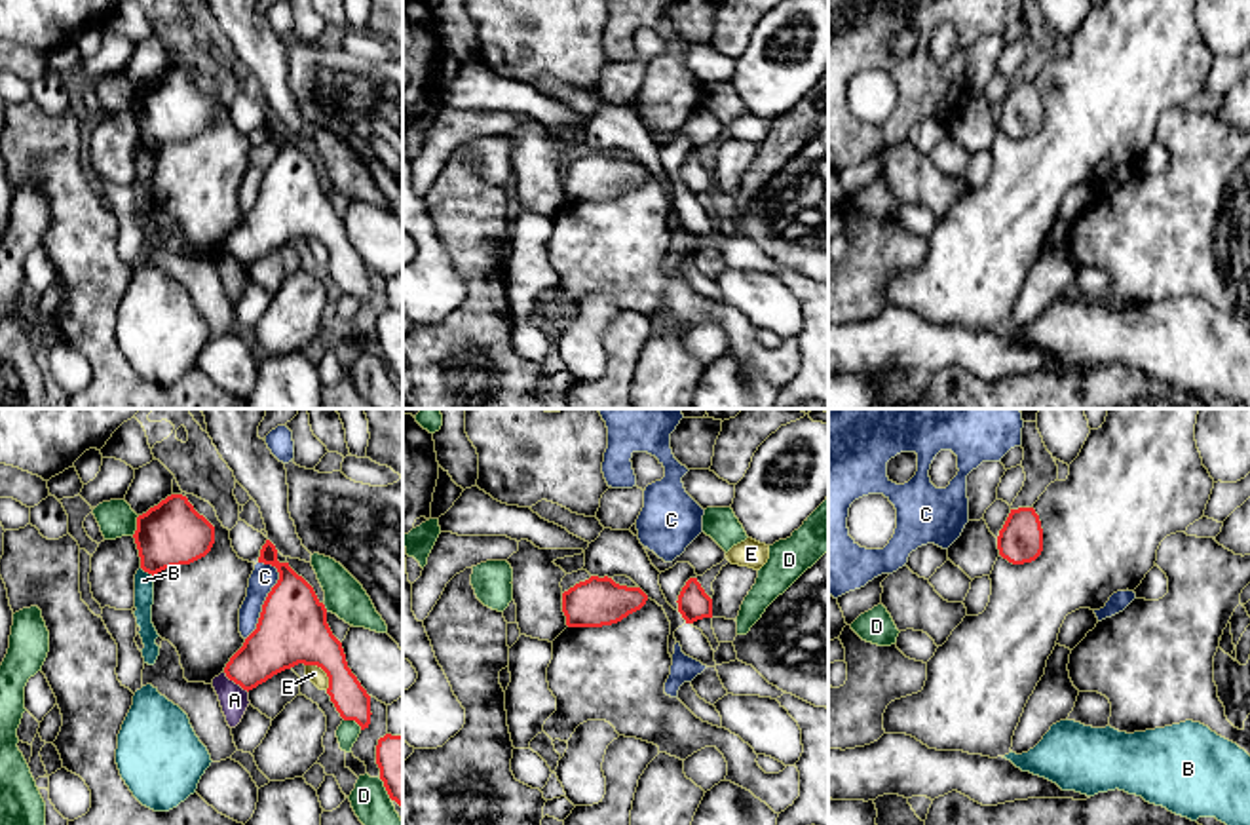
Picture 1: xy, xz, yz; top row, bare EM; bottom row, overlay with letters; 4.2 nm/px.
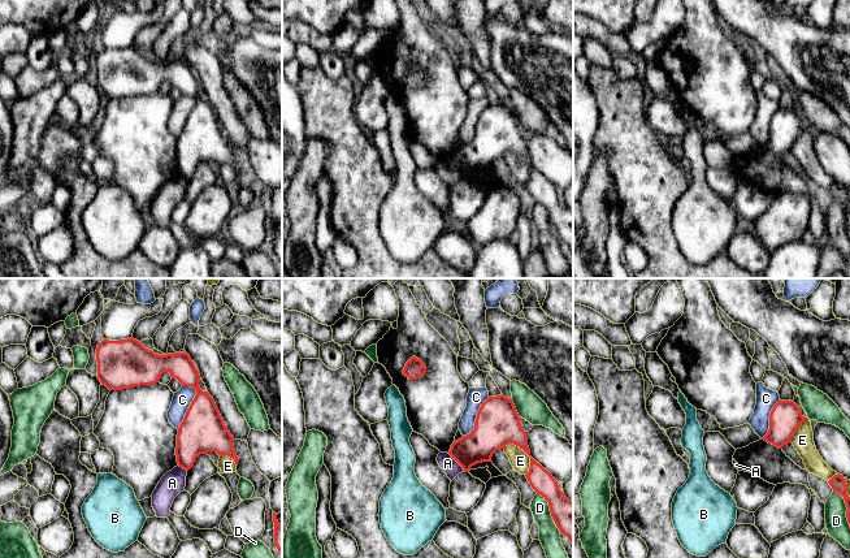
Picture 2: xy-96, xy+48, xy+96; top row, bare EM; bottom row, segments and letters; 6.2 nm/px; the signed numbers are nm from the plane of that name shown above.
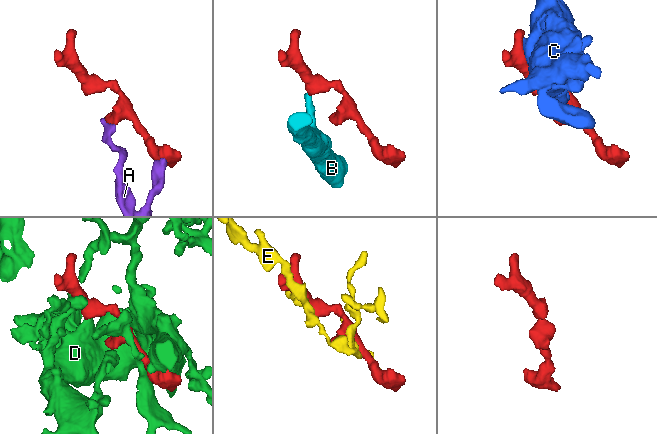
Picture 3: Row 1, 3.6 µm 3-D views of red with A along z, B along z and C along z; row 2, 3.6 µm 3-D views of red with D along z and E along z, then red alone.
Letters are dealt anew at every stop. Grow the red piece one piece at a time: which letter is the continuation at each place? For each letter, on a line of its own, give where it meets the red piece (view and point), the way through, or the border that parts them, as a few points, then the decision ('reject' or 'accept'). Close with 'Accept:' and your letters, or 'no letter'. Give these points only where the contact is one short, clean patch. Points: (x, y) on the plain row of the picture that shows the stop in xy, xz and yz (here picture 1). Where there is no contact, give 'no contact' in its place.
A: contact xy (236, 257); reject
B: contact xy (147, 145); border xy (141, 141), (152, 151); reject
C: contact xy (265, 175); reject
D: contact xy (137, 99); reject
E: contact xy (323, 244); reject
Accept: no letter

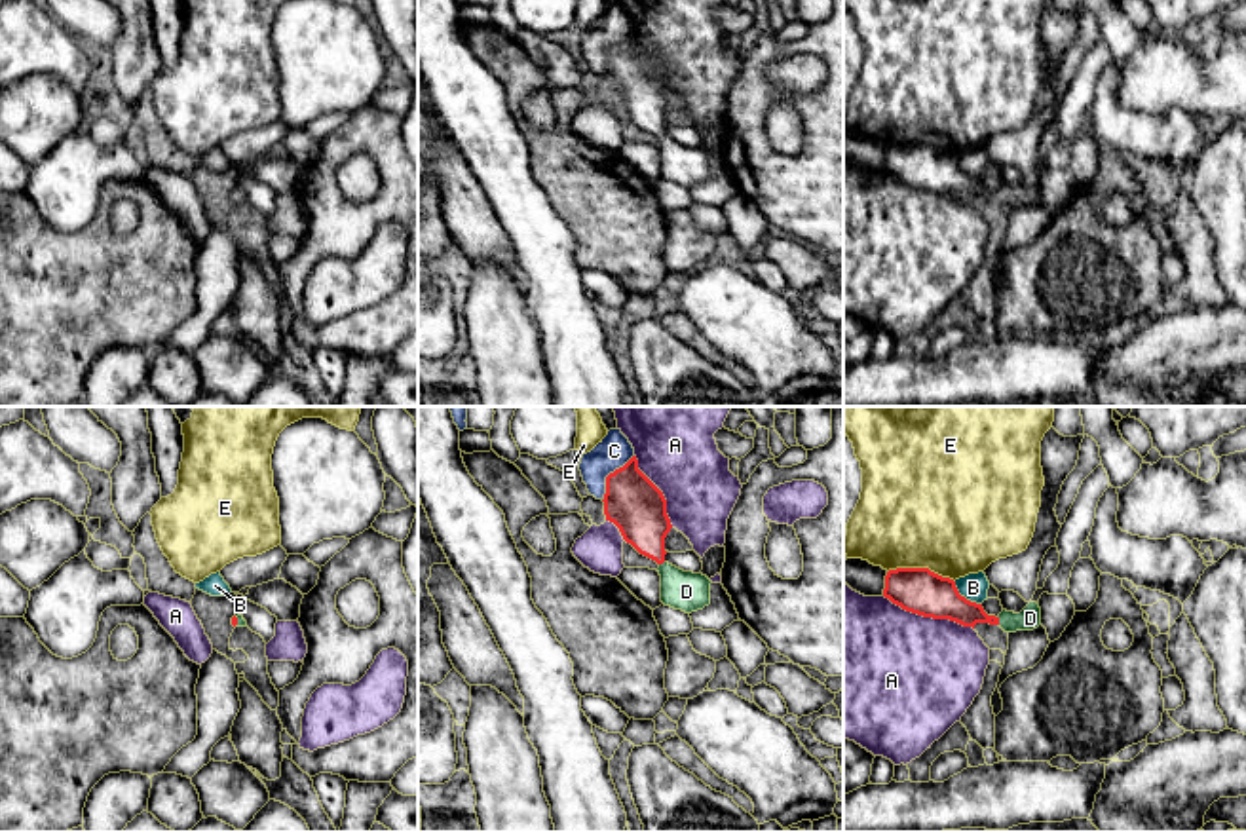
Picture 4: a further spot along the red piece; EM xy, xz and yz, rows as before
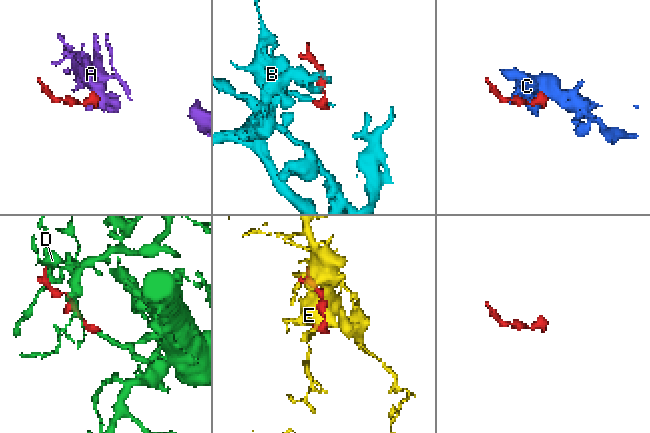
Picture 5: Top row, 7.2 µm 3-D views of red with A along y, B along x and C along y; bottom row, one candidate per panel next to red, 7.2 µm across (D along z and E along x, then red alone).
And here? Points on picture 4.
A: contact yz (929, 190); reject
B: contact yz (963, 171); reject
C: contact xz (608, 50); reject
D: contact yz (998, 196); way yz (943, 175), (967, 189), (998, 196), (1024, 196), (1030, 192); accept
E: contact yz (922, 143); reject
Accept: D

